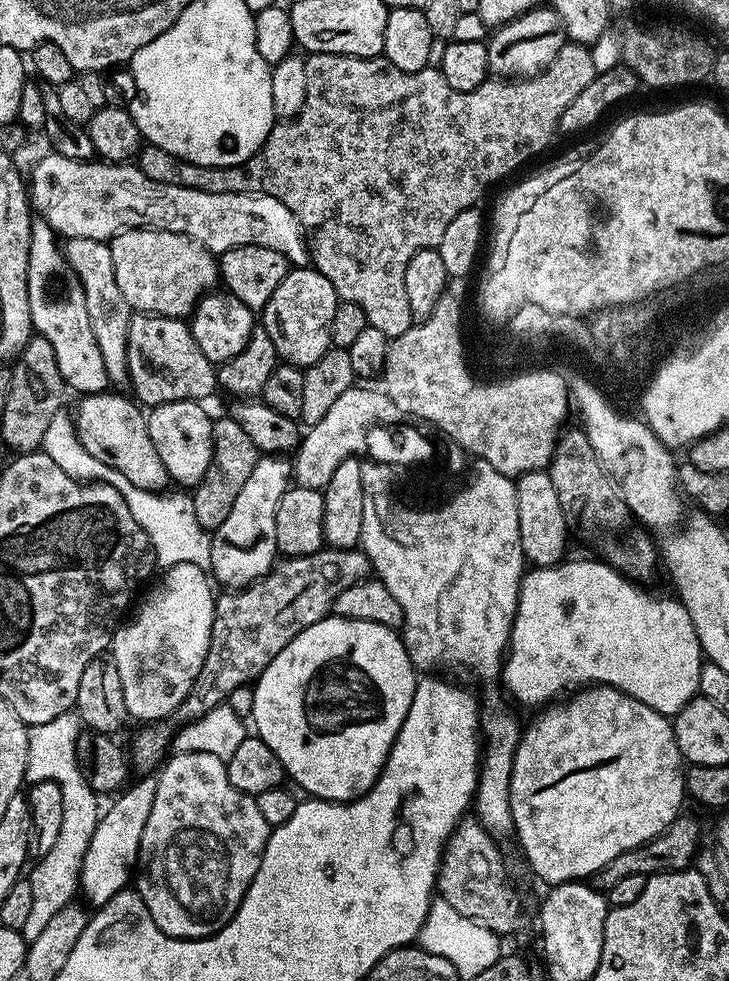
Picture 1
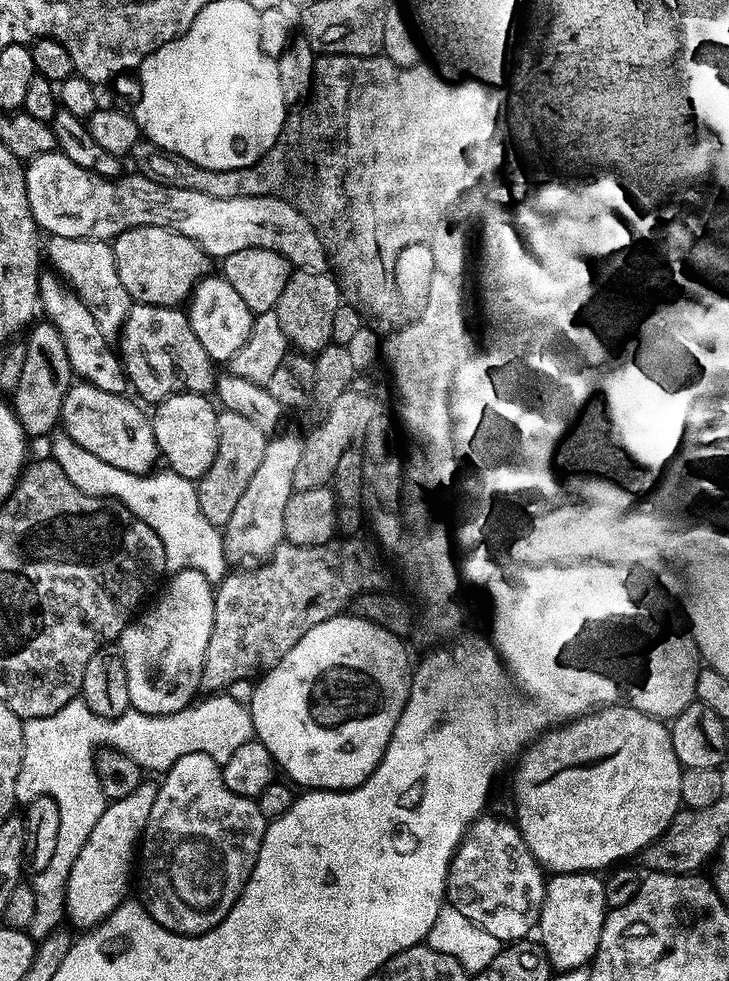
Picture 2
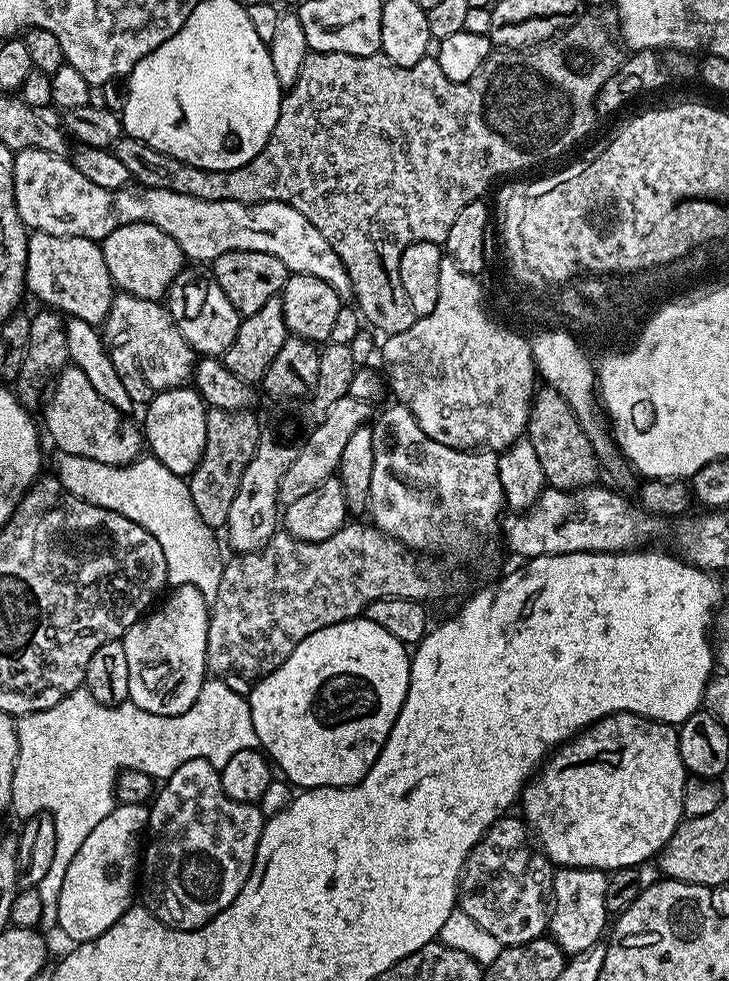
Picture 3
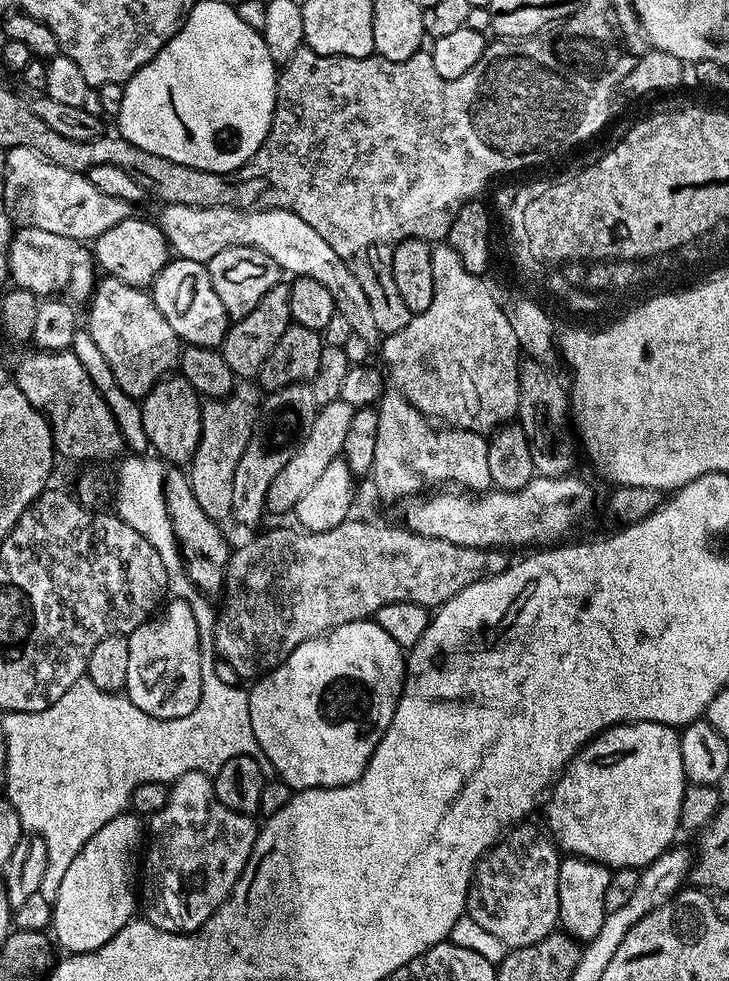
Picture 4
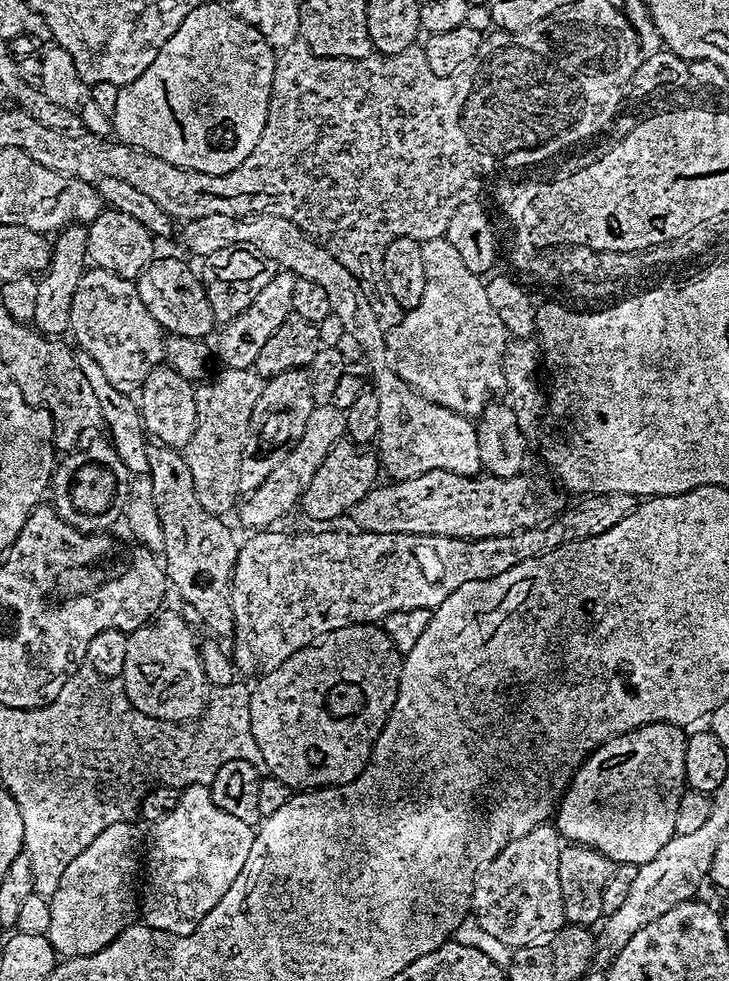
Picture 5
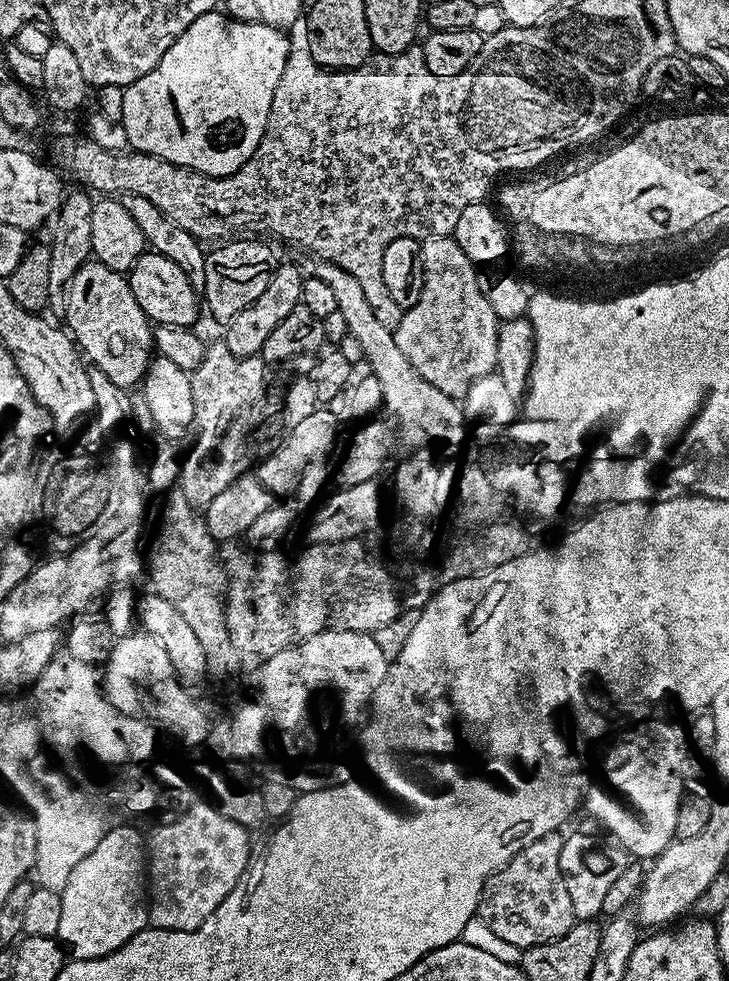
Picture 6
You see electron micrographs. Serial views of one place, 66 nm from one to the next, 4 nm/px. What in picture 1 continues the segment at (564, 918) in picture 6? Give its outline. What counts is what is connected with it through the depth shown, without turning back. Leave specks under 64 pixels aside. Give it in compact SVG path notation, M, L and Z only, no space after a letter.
M465 818L452 832L440 857L438 896L458 914L479 920L491 932L505 934L520 924L520 896L508 888L508 864L500 853L497 837L484 829L479 820Z

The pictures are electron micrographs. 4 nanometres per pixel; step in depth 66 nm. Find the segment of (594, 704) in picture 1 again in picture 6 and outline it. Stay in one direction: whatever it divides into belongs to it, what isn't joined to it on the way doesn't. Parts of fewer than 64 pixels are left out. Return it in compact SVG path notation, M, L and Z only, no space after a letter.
M660 724L653 730L652 736L636 736L633 740L624 740L605 754L604 773L601 774L597 784L595 781L585 791L582 801L583 811L588 811L629 857L645 860L644 862L651 861L660 856L662 850L666 850L666 846L676 839L674 825L680 800L686 795L684 769L687 768L689 759L688 736L680 724Z

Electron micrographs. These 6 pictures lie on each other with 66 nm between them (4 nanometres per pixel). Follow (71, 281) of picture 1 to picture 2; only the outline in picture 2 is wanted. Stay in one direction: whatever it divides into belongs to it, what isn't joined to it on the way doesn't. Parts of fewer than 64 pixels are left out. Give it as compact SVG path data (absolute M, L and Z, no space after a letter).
M41 271L38 276L38 304L42 312L44 308L45 314L48 315L45 317L55 325L59 336L64 340L68 367L81 381L104 391L123 393L126 384L122 379L121 369L112 365L112 358L108 354L109 343L98 330L90 310L55 271L47 271Z

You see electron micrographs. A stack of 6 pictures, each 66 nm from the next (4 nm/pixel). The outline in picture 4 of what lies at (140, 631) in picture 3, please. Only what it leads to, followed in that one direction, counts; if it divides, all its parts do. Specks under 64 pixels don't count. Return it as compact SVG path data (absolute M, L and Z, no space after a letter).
M184 600L165 603L159 614L127 633L129 658L124 688L130 702L159 720L182 718L198 706L200 672L200 628L196 616Z

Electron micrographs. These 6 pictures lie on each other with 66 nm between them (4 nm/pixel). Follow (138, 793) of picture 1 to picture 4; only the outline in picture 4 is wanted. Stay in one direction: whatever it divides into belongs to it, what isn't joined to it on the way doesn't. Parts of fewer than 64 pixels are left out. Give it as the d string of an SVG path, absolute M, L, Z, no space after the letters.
M125 810L110 818L110 822L74 854L74 862L66 866L62 886L58 886L58 894L52 901L50 932L55 943L65 948L65 953L93 952L98 946L106 946L106 942L137 915L138 865L145 836L141 817L132 810Z

